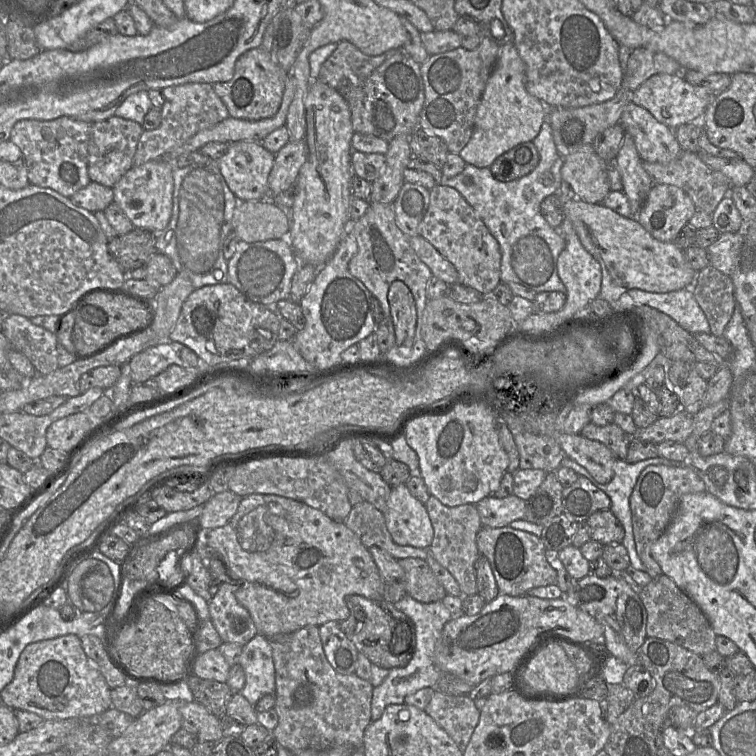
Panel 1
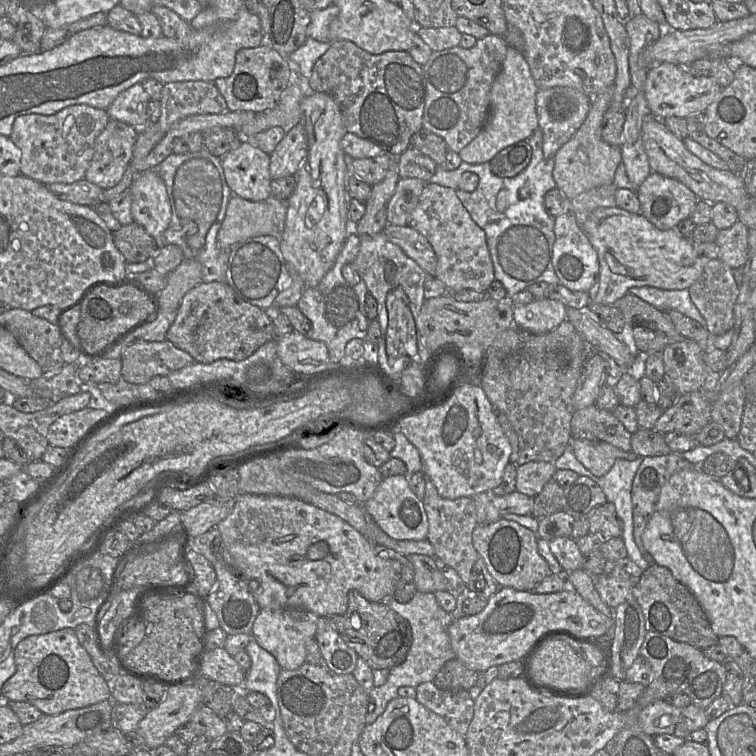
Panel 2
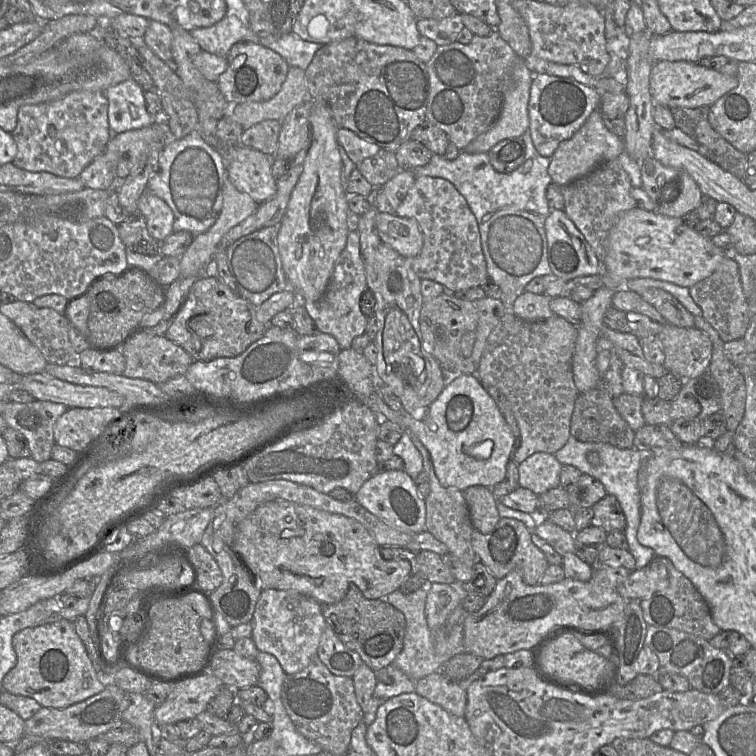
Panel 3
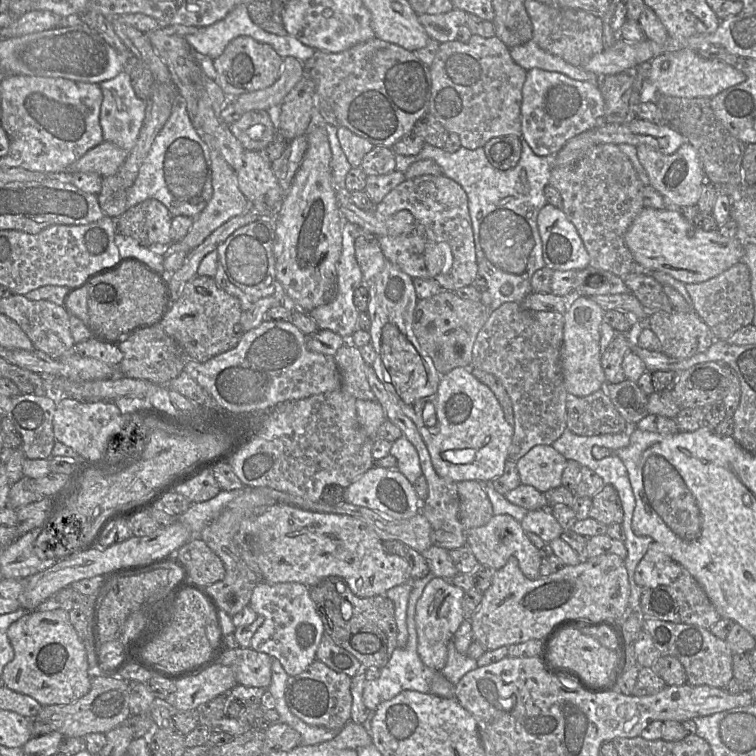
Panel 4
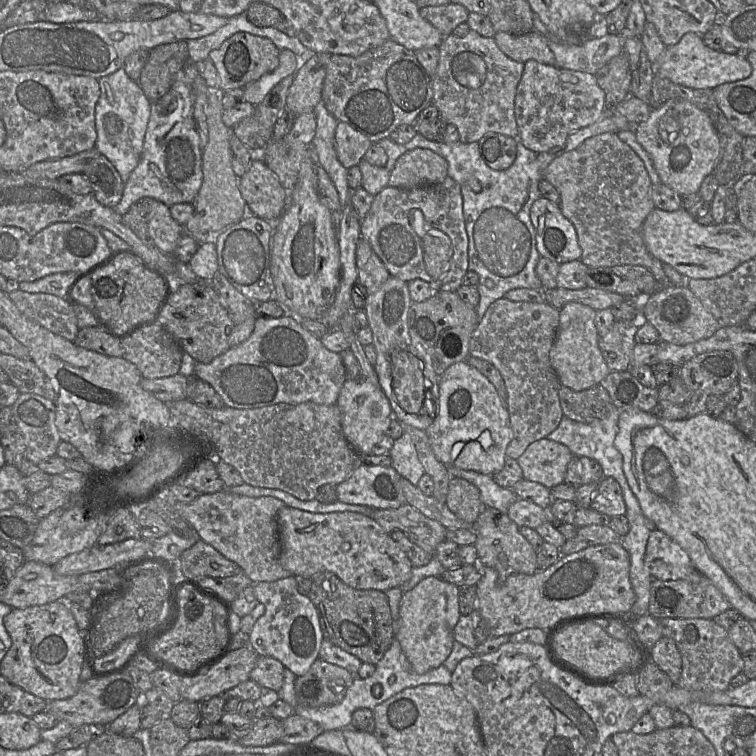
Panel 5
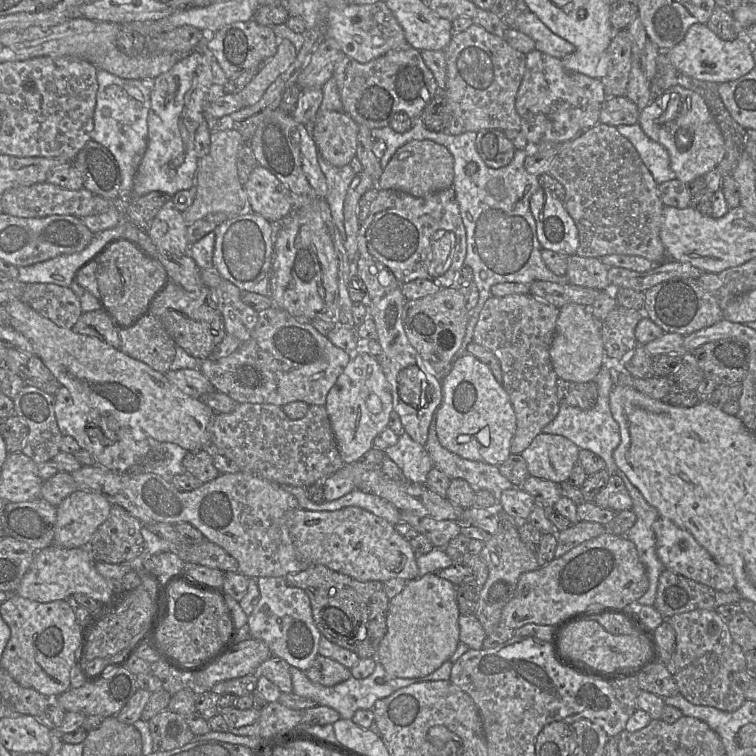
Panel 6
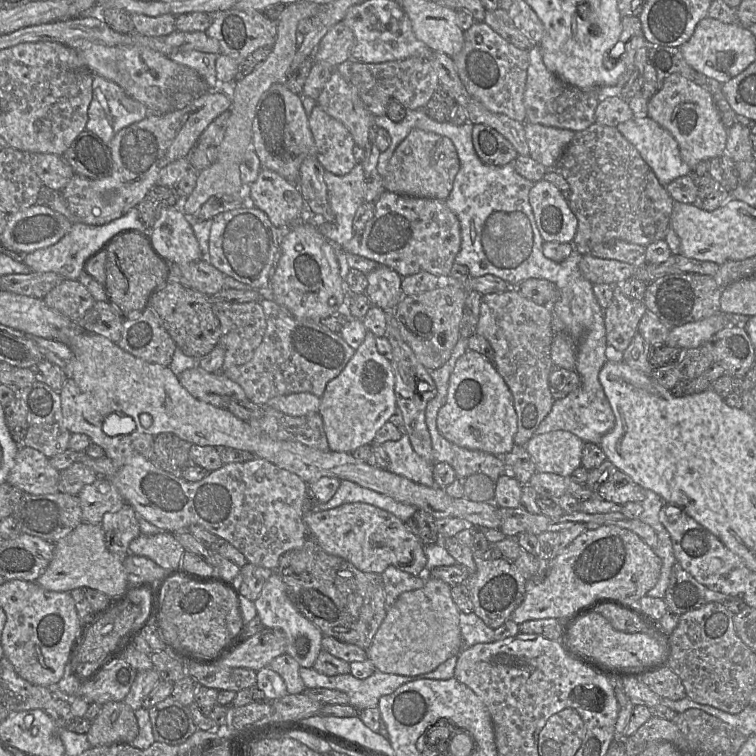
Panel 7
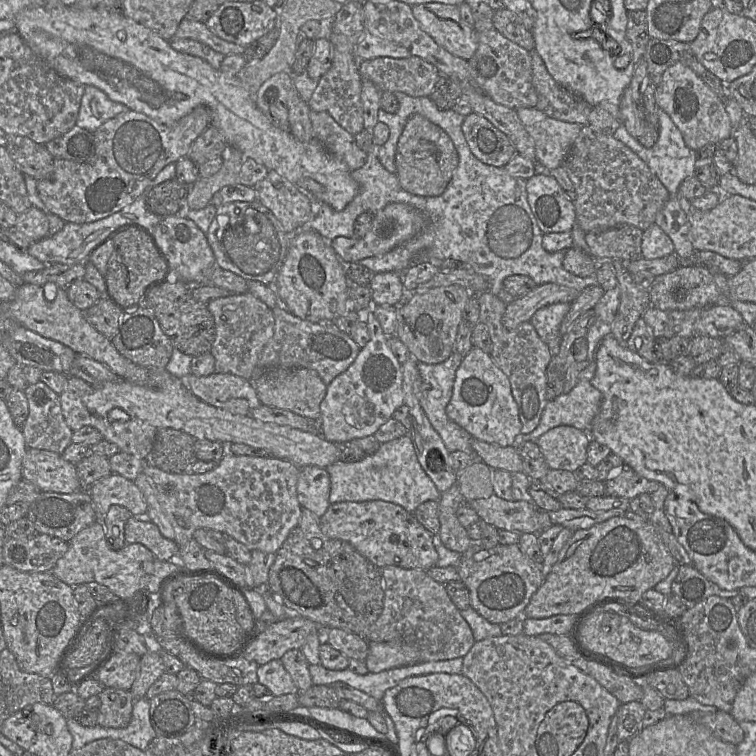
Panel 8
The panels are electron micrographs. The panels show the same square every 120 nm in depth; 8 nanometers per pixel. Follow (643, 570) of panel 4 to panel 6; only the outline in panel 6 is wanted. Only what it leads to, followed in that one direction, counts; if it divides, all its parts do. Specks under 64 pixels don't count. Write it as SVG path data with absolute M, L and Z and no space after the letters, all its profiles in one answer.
M662 516L653 523L653 532L656 539L657 557L665 569L718 591L735 589L735 578L732 572L727 567L718 564L690 532L678 527L671 520Z

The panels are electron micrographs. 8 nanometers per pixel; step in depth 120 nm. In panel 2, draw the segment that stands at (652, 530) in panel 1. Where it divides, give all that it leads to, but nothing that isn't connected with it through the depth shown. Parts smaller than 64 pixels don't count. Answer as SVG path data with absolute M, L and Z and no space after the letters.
M670 453L663 456L644 457L635 474L631 494L634 540L650 565L655 563L654 558L645 549L642 534L654 513L660 491L673 474L694 467L681 454Z

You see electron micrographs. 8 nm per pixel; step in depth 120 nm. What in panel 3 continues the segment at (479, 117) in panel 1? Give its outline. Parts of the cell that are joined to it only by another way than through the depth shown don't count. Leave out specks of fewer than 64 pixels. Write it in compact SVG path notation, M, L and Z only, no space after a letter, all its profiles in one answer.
M523 59L518 60L497 121L487 132L472 140L463 151L472 154L488 153L500 141L519 138L529 129L528 103L533 77L534 74Z

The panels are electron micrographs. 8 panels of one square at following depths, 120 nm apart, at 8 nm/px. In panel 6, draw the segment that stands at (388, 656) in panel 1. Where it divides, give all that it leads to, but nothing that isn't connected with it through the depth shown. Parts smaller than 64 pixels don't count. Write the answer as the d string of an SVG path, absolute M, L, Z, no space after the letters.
M322 564L310 565L299 572L289 573L284 578L288 585L300 588L307 594L311 604L313 620L321 637L325 637L338 646L354 652L360 659L375 657L387 632L386 619L390 601L382 582L361 582L331 570Z

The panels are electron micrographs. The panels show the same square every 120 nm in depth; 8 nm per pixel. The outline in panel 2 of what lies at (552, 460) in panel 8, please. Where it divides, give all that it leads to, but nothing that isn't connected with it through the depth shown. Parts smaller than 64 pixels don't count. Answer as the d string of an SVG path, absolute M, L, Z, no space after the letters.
M531 461L517 467L516 491L531 498L538 495L545 484L554 478L556 467L553 463Z

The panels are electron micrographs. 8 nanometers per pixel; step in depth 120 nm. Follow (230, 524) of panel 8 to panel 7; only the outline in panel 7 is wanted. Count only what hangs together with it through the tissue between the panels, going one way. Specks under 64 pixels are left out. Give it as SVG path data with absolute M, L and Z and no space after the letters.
M262 458L224 464L197 482L189 482L170 474L151 460L142 462L141 465L122 466L113 476L99 478L108 478L139 516L162 531L187 531L191 525L200 525L232 544L245 556L247 562L273 571L282 554L301 548L307 538L307 528L303 521L303 500L308 484L296 474Z

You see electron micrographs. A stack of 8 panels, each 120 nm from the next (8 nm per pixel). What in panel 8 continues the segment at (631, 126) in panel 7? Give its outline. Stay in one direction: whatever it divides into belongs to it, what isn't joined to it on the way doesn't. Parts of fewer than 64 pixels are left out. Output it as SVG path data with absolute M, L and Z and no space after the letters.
M658 107L658 139L652 147L645 147L637 138L631 136L625 126L621 124L613 133L613 137L624 143L635 154L638 155L650 168L650 170L662 182L671 195L677 195L682 181L695 174L695 163L698 158L698 152L690 149L684 142L682 134L674 124L670 116Z

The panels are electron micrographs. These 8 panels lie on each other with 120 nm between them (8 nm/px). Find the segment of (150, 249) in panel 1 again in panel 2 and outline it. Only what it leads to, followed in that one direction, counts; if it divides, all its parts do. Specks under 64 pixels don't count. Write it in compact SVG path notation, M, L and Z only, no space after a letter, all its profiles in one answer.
M136 222L123 225L113 232L113 240L127 263L140 263L154 258L162 246L160 240L152 237Z

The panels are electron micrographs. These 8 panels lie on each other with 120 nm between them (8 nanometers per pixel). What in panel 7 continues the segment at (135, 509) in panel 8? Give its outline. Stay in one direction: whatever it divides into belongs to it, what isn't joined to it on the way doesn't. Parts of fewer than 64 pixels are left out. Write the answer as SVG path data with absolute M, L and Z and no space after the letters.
M97 478L77 494L82 509L82 523L101 524L106 512L115 511L126 503L108 478Z

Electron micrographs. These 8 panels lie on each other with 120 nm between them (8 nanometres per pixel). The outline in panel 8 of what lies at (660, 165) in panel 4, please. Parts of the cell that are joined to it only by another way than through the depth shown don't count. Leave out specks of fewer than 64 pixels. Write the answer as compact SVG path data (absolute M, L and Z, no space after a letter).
M677 62L665 70L657 85L657 106L665 111L680 130L685 144L699 152L709 144L718 144L732 136L732 126L724 103L688 66Z

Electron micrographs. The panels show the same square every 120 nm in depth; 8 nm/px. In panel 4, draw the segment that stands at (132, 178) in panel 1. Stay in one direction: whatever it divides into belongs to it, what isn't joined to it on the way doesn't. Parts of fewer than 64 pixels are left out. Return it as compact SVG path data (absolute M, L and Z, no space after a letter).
M156 199L142 202L146 215L146 229L151 243L170 245L172 217L167 207Z

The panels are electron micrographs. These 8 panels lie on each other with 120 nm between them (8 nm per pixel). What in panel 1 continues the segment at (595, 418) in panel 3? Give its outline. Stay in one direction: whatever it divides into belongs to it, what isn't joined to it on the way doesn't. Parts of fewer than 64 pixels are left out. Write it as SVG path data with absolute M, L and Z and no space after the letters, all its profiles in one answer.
M589 422L580 435L604 444L614 453L616 459L625 460L631 436L615 423L600 427Z

